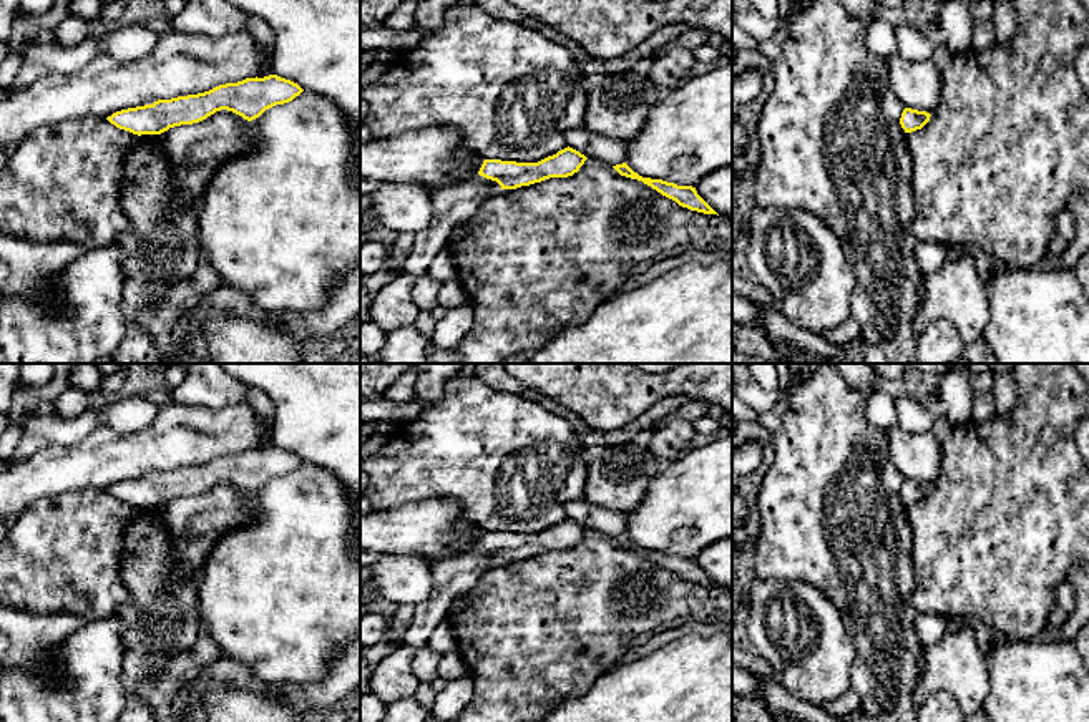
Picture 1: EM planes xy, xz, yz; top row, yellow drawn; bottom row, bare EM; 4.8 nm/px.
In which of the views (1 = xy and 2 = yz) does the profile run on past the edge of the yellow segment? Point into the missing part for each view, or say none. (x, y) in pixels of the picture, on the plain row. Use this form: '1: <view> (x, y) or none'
1: none
2: none

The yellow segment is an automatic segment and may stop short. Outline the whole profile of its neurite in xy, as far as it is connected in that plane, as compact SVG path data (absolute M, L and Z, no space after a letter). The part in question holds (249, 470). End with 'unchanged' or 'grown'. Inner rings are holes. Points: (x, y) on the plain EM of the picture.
M277 446L256 448L219 456L198 466L158 471L153 476L121 481L106 491L138 508L161 506L174 498L199 495L221 481L252 493L266 481L292 473L302 463L297 455Z | unchanged

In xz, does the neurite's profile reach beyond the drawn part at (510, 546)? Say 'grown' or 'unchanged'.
grown

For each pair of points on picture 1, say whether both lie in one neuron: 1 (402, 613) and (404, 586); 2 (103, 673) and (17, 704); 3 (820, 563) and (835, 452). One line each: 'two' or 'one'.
1: two
2: one
3: one

